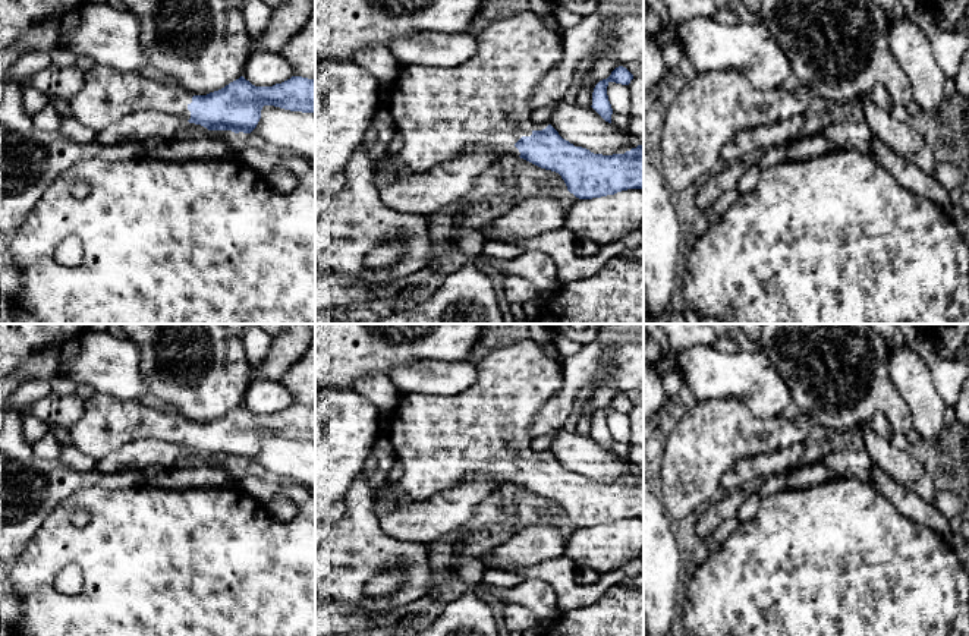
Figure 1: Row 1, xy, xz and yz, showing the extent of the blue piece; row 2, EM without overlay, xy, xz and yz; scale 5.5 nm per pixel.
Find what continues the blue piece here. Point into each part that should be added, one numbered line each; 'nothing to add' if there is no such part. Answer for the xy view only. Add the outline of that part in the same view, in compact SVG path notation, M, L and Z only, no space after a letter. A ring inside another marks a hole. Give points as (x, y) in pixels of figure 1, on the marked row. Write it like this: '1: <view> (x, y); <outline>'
1: xy (107, 95); M97 64L85 73L85 84L69 100L69 106L78 122L100 132L139 111L158 111L189 120L188 106L194 95L174 84Z

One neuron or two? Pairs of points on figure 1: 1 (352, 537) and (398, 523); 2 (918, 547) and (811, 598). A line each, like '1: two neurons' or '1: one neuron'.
1: two neurons
2: one neuron

